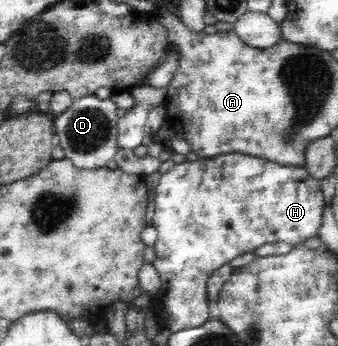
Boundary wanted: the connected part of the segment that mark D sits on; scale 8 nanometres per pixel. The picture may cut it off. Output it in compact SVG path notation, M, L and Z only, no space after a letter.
M94 93L72 101L70 108L56 117L55 133L59 136L59 145L65 150L65 158L76 167L84 170L96 170L106 167L119 149L117 143L117 122L121 115L117 104L110 98L100 99Z

